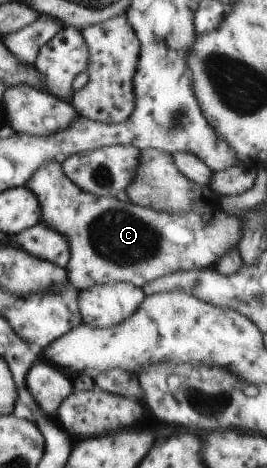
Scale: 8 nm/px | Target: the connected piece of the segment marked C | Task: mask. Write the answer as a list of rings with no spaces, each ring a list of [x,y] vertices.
[[[58,161],[47,162],[35,170],[25,187],[37,198],[40,205],[40,223],[60,233],[68,243],[70,260],[66,267],[68,281],[79,291],[94,285],[129,282],[142,288],[157,277],[175,272],[202,270],[217,265],[227,252],[236,248],[242,238],[242,221],[237,216],[218,210],[211,215],[201,213],[172,214],[131,203],[125,197],[97,197],[83,191],[71,181]]]

